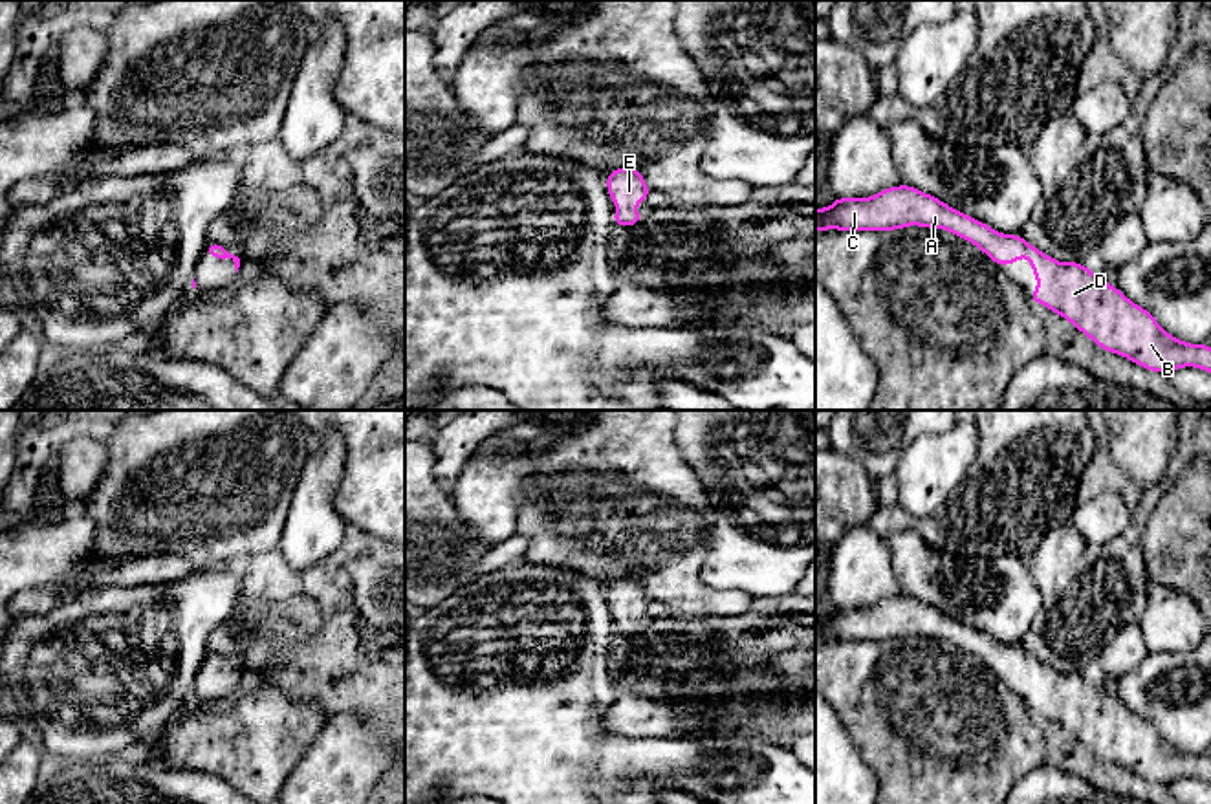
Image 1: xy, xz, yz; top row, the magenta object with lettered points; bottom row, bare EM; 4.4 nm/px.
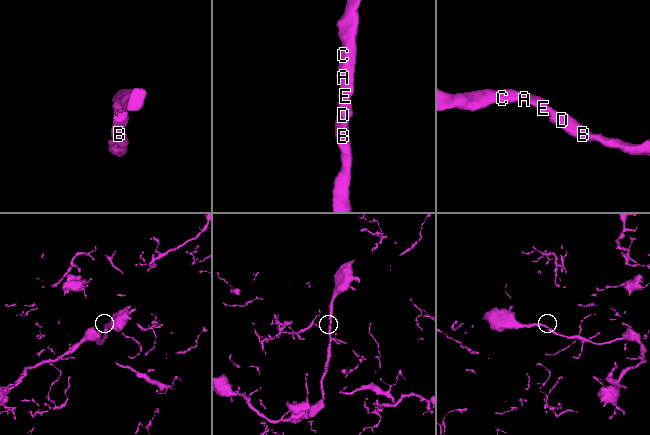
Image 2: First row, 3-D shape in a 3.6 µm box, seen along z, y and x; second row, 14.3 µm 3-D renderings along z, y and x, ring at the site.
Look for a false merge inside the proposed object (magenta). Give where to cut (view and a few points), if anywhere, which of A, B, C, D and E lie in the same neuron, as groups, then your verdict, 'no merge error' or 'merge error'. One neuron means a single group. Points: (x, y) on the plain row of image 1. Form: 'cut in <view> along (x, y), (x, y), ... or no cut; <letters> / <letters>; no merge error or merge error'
no cut; A B C D E; no merge error

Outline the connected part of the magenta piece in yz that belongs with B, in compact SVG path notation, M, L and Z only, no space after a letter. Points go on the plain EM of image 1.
M911 595L890 597L870 608L835 608L830 617L815 619L815 643L894 641L909 636L945 639L975 654L997 676L1017 674L1026 665L1037 687L1037 701L1028 709L1070 731L1105 762L1167 786L1184 777L1211 782L1211 756L1173 747L1151 722L1081 672L1057 672L1022 646L1000 645Z

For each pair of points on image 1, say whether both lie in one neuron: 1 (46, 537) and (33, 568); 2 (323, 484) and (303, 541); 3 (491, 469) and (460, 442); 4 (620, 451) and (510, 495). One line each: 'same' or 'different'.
1: same
2: same
3: different
4: different

